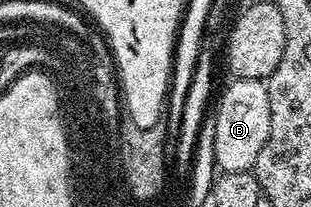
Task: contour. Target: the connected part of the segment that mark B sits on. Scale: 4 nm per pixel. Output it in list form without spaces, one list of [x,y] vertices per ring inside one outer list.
[[[235,79],[230,83],[215,109],[215,134],[209,146],[214,153],[214,164],[223,173],[246,173],[254,170],[257,155],[261,155],[261,147],[269,139],[269,91],[264,82],[253,79]]]

